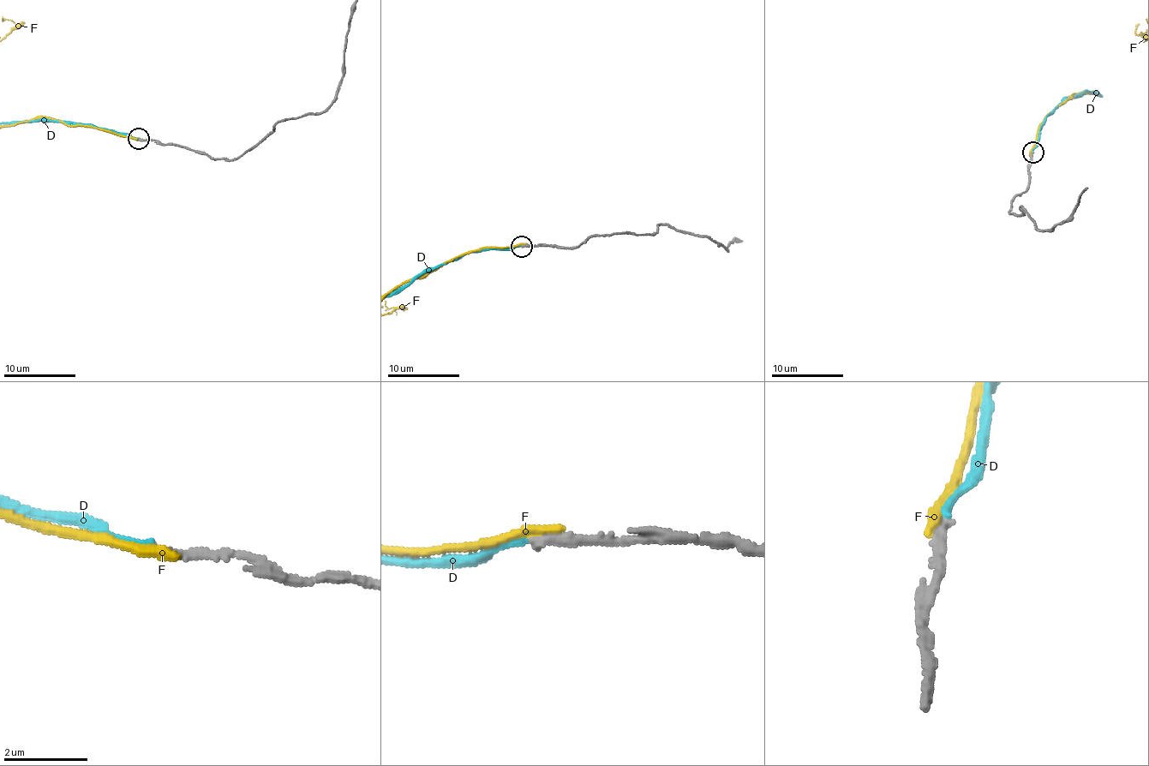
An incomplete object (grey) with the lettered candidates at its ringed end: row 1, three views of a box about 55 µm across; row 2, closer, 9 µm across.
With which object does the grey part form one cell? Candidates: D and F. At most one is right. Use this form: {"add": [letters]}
{"add": []}

